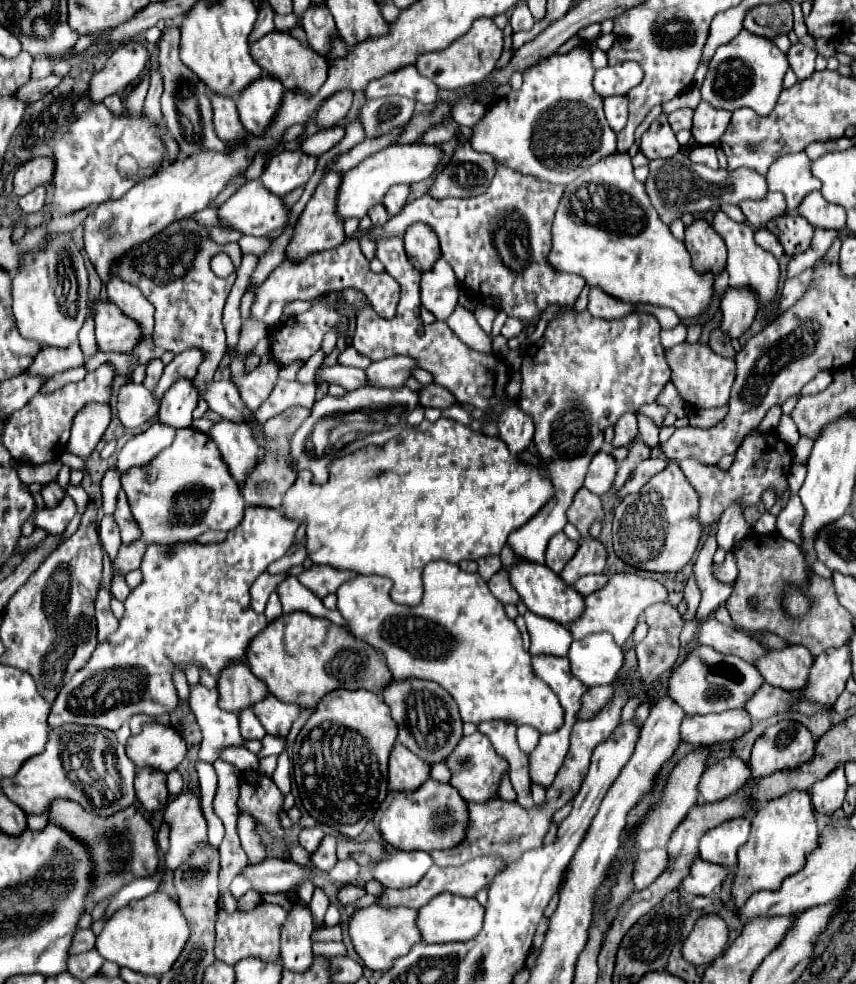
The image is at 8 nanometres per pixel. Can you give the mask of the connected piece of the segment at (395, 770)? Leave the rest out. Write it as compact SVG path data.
M396 743L388 761L388 789L416 789L430 777L430 765L424 763L416 753L408 751L402 743Z

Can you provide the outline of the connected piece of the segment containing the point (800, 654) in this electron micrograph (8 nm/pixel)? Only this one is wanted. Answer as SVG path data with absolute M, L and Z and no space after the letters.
M788 645L782 651L766 651L756 667L768 685L802 691L808 685L812 663L814 659L806 647Z

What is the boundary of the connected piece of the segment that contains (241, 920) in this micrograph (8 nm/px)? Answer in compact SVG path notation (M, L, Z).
M264 901L254 911L248 911L248 913L234 911L232 915L228 915L220 909L218 921L216 921L216 947L214 947L216 959L228 965L236 965L240 959L250 955L278 961L280 959L280 927L286 921L286 915L288 913L280 905L272 905Z

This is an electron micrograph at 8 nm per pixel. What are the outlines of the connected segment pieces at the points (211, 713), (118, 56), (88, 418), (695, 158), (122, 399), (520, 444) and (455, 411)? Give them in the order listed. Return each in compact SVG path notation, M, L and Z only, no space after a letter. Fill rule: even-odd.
M190 685L190 699L188 705L202 729L202 745L198 759L214 763L218 759L218 753L228 747L246 747L252 753L258 753L262 749L260 741L248 741L238 731L238 719L236 713L222 711L218 707L218 691L210 691L202 685Z
M130 39L120 43L120 47L108 57L106 67L92 77L90 99L102 101L108 95L118 93L130 85L146 67L148 51L142 41Z
M88 405L76 415L72 423L72 435L68 441L68 453L76 457L88 457L98 441L102 439L106 427L110 425L110 407L108 405Z
M696 145L688 157L692 159L692 163L702 163L708 165L710 169L718 169L718 157L716 157L716 147L712 145Z
M122 385L118 391L118 417L124 427L142 427L158 413L160 401L144 385Z
M510 405L498 417L498 435L512 453L520 453L532 443L534 423L518 405Z
M459 404L453 405L448 409L445 409L442 413L443 417L452 419L462 425L469 426L472 422L472 416L470 411L464 409L465 407Z

